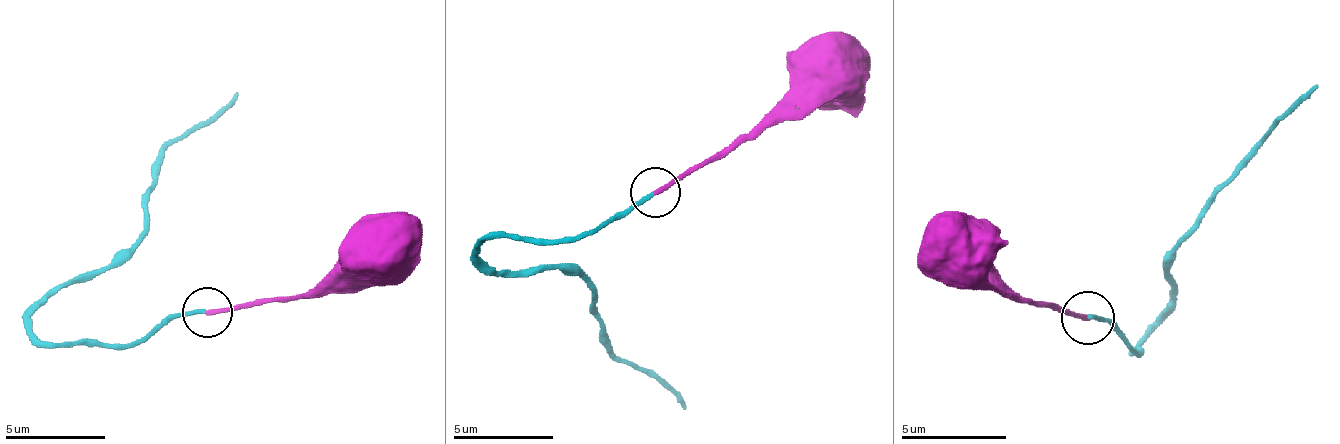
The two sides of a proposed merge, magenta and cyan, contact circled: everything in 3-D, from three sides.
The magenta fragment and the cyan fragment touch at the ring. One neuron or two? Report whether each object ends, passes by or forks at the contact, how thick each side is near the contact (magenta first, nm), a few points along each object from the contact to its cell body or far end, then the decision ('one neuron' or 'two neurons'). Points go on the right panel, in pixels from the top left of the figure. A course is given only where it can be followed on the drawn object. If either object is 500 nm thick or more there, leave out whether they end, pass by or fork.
magenta ends there; cyan ends there; 240 nm thick on the magenta side, 200 nm on the other; magenta runs (1088, 316), (1051, 305), (1009, 300), (967, 258); cyan runs (1088, 316), (1136, 353), (1173, 289), (1168, 284), (1168, 258), (1189, 231), (1205, 199), (1316, 83); one neuron

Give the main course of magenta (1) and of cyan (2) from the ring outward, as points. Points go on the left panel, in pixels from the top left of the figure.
1: (208, 311), (328, 296), (373, 256)
2: (203, 311), (128, 346), (48, 346), (33, 316), (123, 256), (143, 231), (153, 166), (238, 91)

